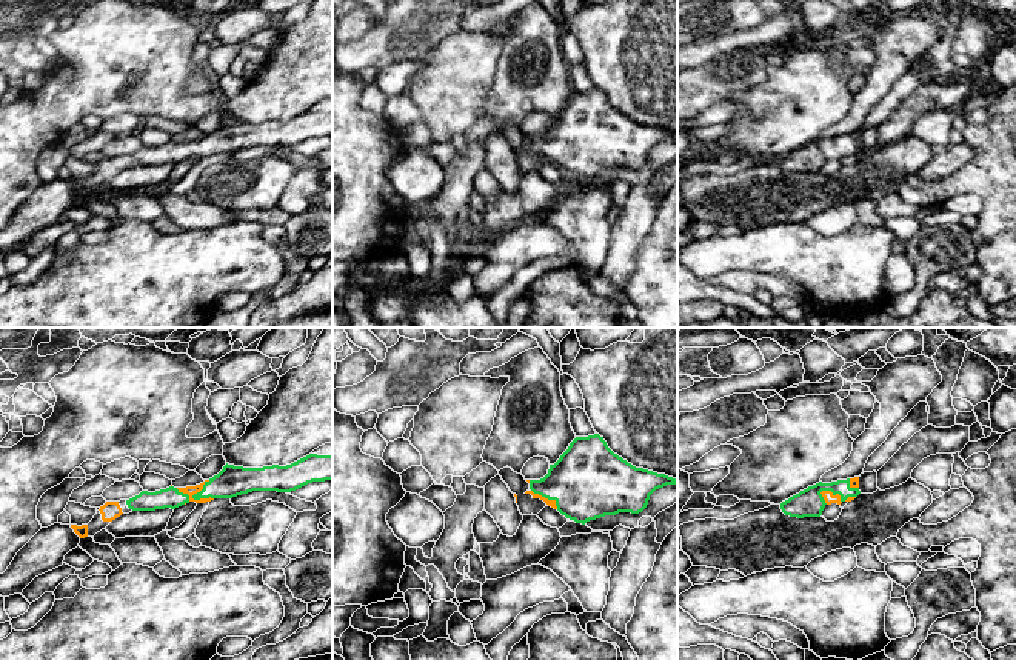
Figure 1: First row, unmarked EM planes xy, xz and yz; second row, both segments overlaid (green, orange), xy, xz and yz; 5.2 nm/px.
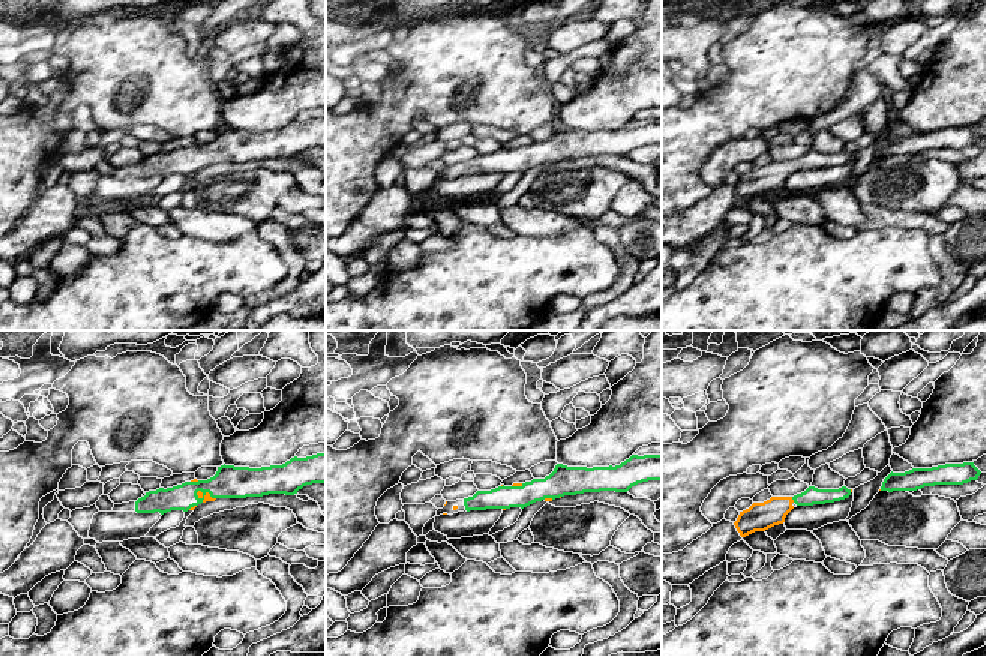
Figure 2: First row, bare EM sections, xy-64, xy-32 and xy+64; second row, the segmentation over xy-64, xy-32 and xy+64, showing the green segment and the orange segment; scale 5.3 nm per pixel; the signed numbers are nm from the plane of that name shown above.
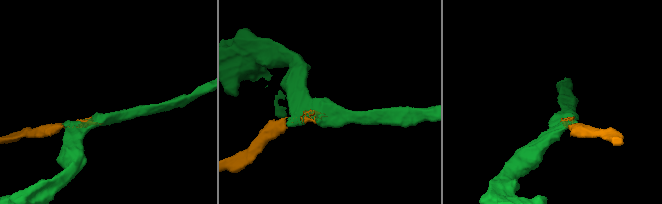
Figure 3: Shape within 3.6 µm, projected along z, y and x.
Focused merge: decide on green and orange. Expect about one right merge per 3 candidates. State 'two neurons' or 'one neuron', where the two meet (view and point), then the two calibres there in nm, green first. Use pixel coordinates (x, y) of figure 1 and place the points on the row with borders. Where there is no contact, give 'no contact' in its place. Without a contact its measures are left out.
one neuron; contact xy (194, 499); calibres 160 and 50 nm

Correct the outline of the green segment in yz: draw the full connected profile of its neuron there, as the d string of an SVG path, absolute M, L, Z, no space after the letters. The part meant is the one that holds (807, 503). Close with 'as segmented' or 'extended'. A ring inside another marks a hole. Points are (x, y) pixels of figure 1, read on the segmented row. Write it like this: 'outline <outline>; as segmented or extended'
outline M859 477L831 483L816 483L780 503L780 509L790 517L820 517L827 505L851 502L861 494Z; extended

